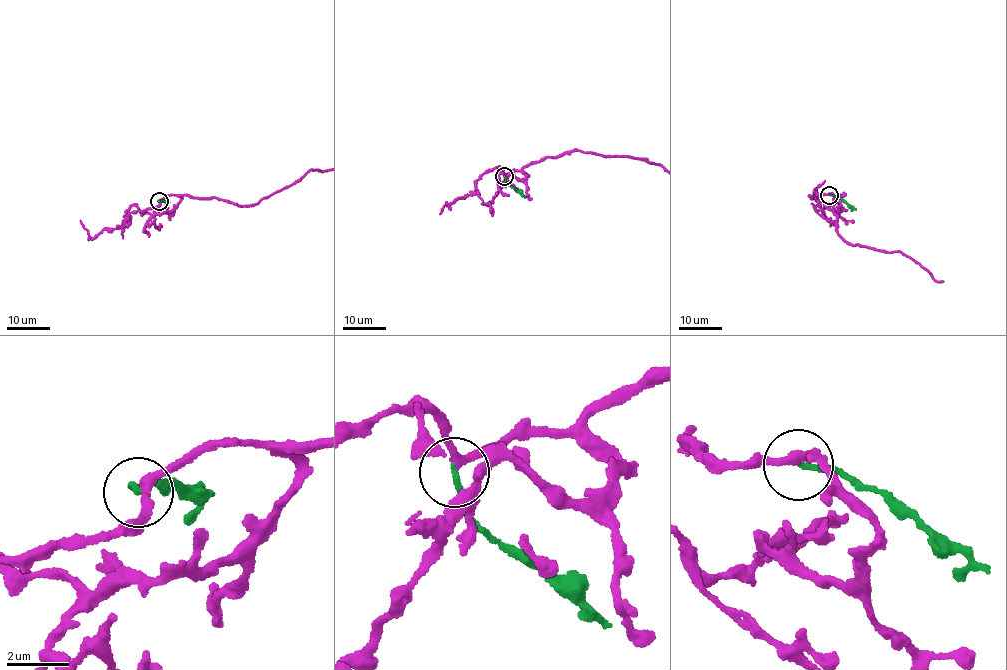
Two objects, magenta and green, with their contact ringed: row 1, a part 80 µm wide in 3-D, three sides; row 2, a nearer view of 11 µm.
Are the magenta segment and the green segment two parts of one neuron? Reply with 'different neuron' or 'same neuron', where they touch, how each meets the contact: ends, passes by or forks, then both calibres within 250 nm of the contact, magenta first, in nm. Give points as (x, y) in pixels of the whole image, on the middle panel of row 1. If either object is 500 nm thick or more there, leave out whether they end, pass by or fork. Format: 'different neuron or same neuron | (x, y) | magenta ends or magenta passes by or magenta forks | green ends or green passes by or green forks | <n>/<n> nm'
different neuron | (504, 176) | magenta passes by | green ends | 240/160 nm

